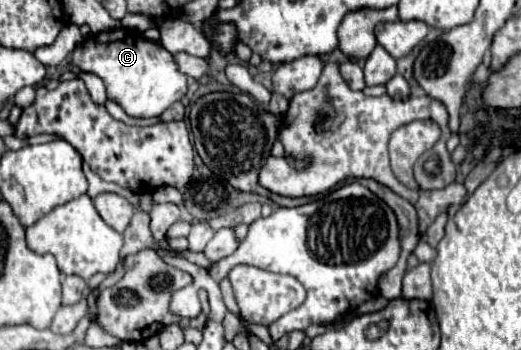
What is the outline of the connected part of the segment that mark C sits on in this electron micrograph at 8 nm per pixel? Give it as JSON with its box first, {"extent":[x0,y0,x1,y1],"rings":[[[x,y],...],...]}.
{"extent":[73,27,187,117],"rings":[[[117,27],[103,33],[91,33],[73,49],[73,61],[85,73],[103,79],[107,97],[113,99],[131,117],[159,117],[167,107],[187,93],[187,77],[179,71],[175,57],[155,41],[133,33],[133,29]]]}

